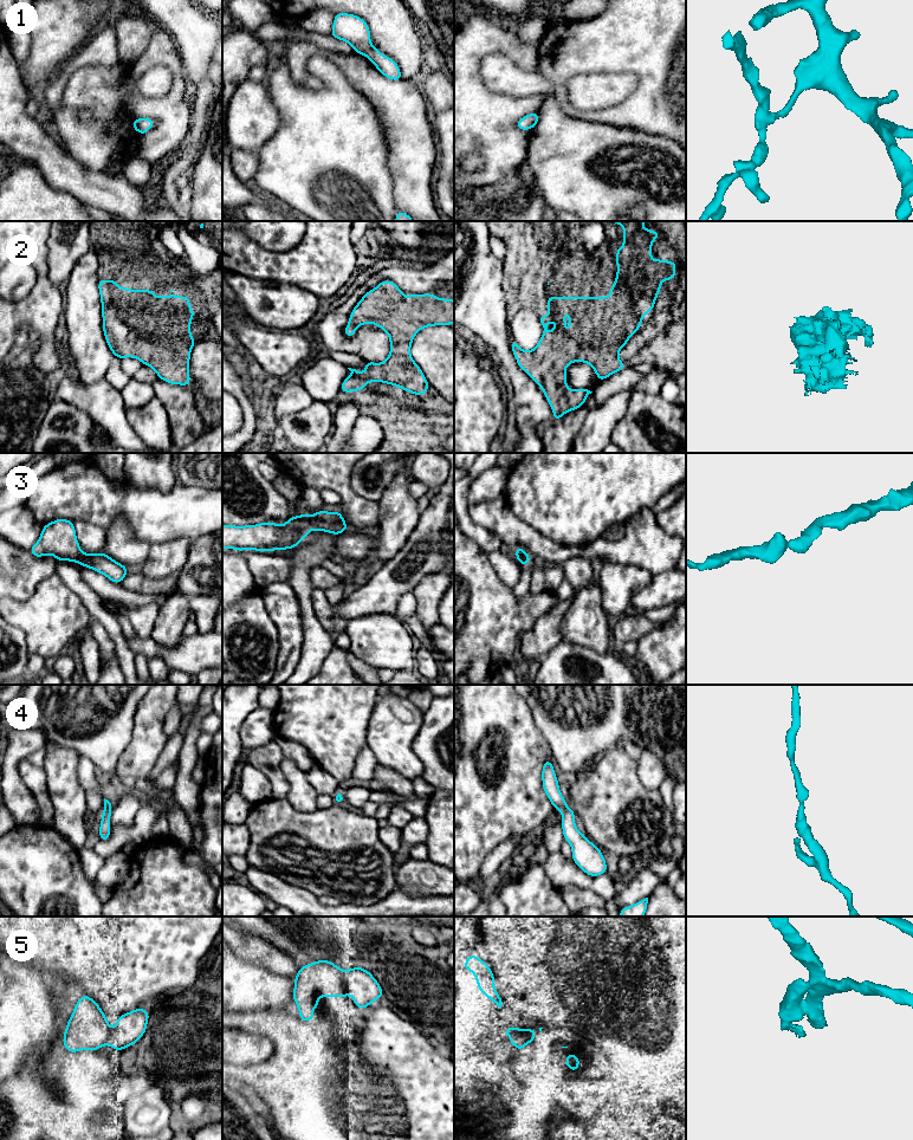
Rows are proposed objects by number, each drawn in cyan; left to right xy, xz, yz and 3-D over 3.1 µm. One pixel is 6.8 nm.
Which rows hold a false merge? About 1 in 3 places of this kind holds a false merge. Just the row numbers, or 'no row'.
no row

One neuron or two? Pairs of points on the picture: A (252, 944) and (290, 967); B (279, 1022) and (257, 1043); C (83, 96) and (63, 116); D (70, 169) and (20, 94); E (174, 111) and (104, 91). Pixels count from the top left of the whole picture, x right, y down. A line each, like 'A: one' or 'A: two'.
A: one
B: two
C: one
D: one
E: two

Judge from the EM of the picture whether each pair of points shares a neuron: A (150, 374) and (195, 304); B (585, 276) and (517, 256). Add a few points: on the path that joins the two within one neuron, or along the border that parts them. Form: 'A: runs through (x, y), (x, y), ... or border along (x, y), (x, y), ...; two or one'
A: border along (142, 363), (150, 367), (159, 377); two
B: runs through (569, 273), (551, 256), (533, 256); one

